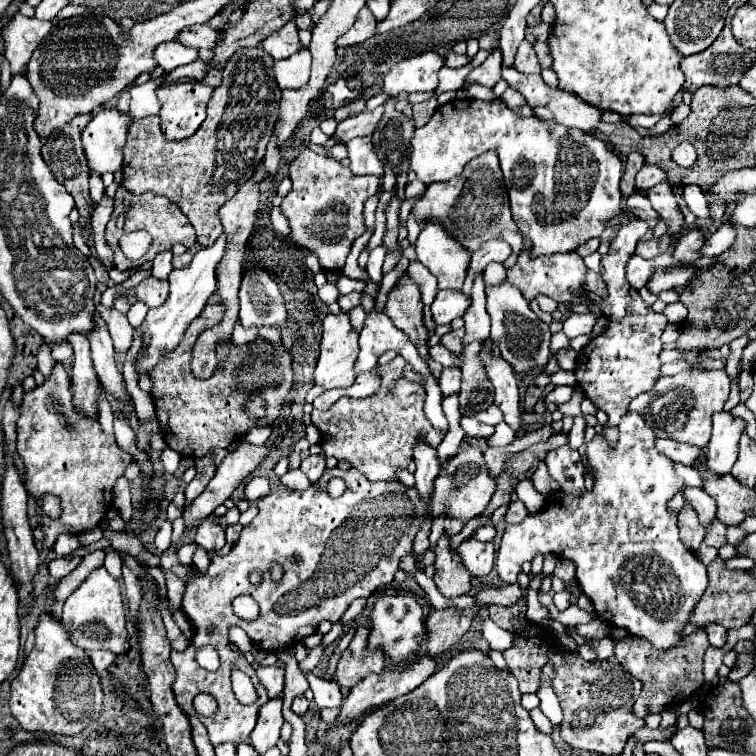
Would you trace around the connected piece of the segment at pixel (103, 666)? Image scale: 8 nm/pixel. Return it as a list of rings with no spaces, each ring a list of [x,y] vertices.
[[[105,650],[91,652],[91,662],[93,662],[93,666],[95,666],[95,670],[97,670],[99,676],[105,676],[105,672],[113,664],[113,660],[115,660],[115,654],[111,654],[109,650],[107,652]]]

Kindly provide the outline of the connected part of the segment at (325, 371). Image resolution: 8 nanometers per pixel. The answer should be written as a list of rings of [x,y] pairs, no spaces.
[[[327,314],[323,320],[323,340],[321,340],[321,356],[315,368],[315,384],[329,390],[329,388],[347,388],[355,382],[355,360],[359,354],[357,332],[349,322],[349,314]]]

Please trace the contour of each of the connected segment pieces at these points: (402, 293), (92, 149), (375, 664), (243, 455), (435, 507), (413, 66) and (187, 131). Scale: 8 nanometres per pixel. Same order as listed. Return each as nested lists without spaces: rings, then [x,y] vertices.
[[[403,274],[399,278],[399,284],[389,292],[383,310],[393,320],[393,324],[409,336],[409,340],[417,346],[419,356],[427,362],[429,330],[423,324],[423,302],[417,286],[413,286],[413,280],[407,274]]]
[[[103,108],[93,116],[83,134],[83,148],[91,170],[103,174],[121,168],[123,146],[131,122],[133,116],[123,114],[117,108]]]
[[[359,626],[349,648],[341,654],[335,680],[343,688],[353,688],[361,682],[363,672],[381,672],[385,668],[385,656],[381,650],[369,650],[369,626]]]
[[[241,442],[235,452],[227,454],[223,464],[217,468],[213,480],[205,488],[205,494],[201,494],[197,502],[193,502],[193,506],[183,512],[185,526],[191,530],[197,522],[211,516],[213,510],[223,504],[241,482],[249,480],[249,476],[263,464],[267,454],[269,448],[265,444],[253,446],[247,442]]]
[[[465,448],[463,452],[457,454],[457,458],[451,458],[445,464],[445,470],[441,470],[437,482],[435,482],[435,494],[431,502],[431,516],[439,516],[443,508],[447,508],[449,518],[459,518],[463,522],[479,516],[487,504],[491,502],[491,496],[495,494],[497,488],[497,478],[491,476],[485,460],[483,460],[483,450],[479,448]]]
[[[423,52],[405,58],[385,74],[383,92],[397,96],[401,92],[433,92],[437,88],[437,74],[443,66],[443,58],[435,52]]]
[[[177,82],[169,86],[157,88],[157,96],[161,102],[161,130],[167,140],[183,140],[195,134],[195,130],[201,126],[201,122],[207,116],[207,102],[213,96],[213,88],[201,82]]]

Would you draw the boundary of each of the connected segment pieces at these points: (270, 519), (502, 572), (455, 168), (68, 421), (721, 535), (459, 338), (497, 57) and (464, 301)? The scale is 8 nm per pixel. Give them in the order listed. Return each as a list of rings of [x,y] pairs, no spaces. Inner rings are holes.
[[[339,467],[325,470],[321,482],[313,484],[311,488],[303,490],[303,492],[295,492],[289,488],[281,488],[281,490],[273,490],[271,494],[267,494],[265,498],[259,500],[259,514],[251,520],[251,524],[247,524],[239,536],[239,540],[233,544],[231,552],[227,556],[215,556],[209,564],[209,568],[205,572],[195,572],[195,578],[191,582],[187,582],[185,586],[185,594],[183,594],[183,606],[181,610],[187,614],[187,618],[191,620],[195,634],[191,638],[191,644],[185,652],[171,652],[171,664],[175,666],[177,678],[173,682],[173,694],[175,700],[179,704],[179,708],[185,714],[193,714],[199,716],[193,708],[193,698],[197,696],[197,692],[209,694],[217,700],[217,712],[213,716],[199,716],[199,720],[205,724],[205,728],[209,730],[209,738],[213,746],[225,744],[225,742],[247,742],[247,738],[251,736],[255,722],[257,722],[257,714],[259,708],[269,700],[265,686],[260,683],[258,677],[253,673],[248,673],[248,665],[245,665],[243,654],[237,654],[231,650],[231,642],[229,642],[229,628],[231,626],[241,626],[247,636],[251,638],[251,642],[255,646],[259,646],[265,652],[275,652],[281,648],[291,648],[297,642],[301,642],[303,638],[307,638],[311,632],[317,630],[321,620],[329,620],[329,622],[337,622],[345,610],[349,608],[349,604],[357,598],[367,598],[371,596],[379,586],[389,584],[395,576],[395,572],[399,570],[399,560],[403,556],[409,554],[409,546],[413,542],[413,534],[417,534],[417,526],[421,526],[421,502],[417,502],[417,490],[415,488],[407,488],[401,482],[369,482],[363,474],[357,474],[357,470],[345,470],[343,472]],[[331,478],[343,478],[347,488],[343,492],[343,496],[339,498],[331,498],[327,494],[327,482]],[[291,556],[299,556],[299,564],[291,562]],[[277,562],[283,568],[283,578],[279,582],[275,582],[271,578],[271,564]],[[253,568],[263,570],[263,584],[261,586],[253,586],[249,582],[249,572]],[[239,594],[249,594],[261,608],[261,614],[255,622],[241,622],[239,618],[235,618],[233,608],[231,608],[231,600],[237,598]],[[205,644],[213,644],[221,656],[221,666],[215,672],[203,670],[197,662],[195,662],[195,652],[205,646]],[[231,664],[237,664],[239,670],[243,670],[252,680],[255,690],[257,690],[257,700],[249,706],[243,706],[233,690],[231,690]]]
[[[627,412],[627,414],[621,418],[621,424],[619,424],[619,442],[617,442],[615,448],[609,448],[607,440],[605,440],[601,434],[595,434],[593,442],[589,442],[586,449],[589,464],[593,466],[593,470],[595,470],[595,488],[593,488],[593,492],[587,492],[587,494],[581,496],[581,498],[577,498],[577,496],[573,496],[573,494],[565,494],[565,492],[555,492],[555,502],[547,502],[547,506],[541,510],[541,514],[535,514],[533,518],[525,518],[521,524],[509,524],[507,530],[505,530],[505,534],[503,534],[503,538],[501,538],[499,552],[497,552],[497,562],[495,562],[495,564],[497,564],[499,576],[501,576],[507,584],[515,584],[515,582],[517,582],[517,574],[521,572],[521,564],[523,564],[523,562],[531,562],[537,554],[547,554],[547,552],[551,552],[551,554],[555,554],[555,556],[559,556],[559,558],[571,560],[571,562],[575,562],[575,566],[577,566],[577,582],[579,582],[583,594],[595,604],[595,612],[597,612],[597,616],[599,616],[601,620],[609,622],[609,624],[615,626],[615,628],[627,630],[631,636],[649,640],[655,650],[669,650],[669,648],[673,648],[673,646],[677,646],[677,644],[681,642],[681,632],[683,632],[683,628],[689,624],[695,606],[699,604],[701,596],[705,594],[705,590],[707,590],[707,586],[709,586],[709,576],[707,576],[707,570],[705,570],[705,566],[701,564],[701,560],[699,560],[693,552],[689,552],[689,550],[683,546],[683,542],[679,540],[677,512],[671,510],[671,508],[667,506],[667,502],[681,490],[683,480],[675,474],[675,464],[673,464],[667,456],[663,456],[661,452],[657,452],[655,440],[657,440],[657,434],[653,432],[653,428],[647,426],[647,422],[643,420],[643,416],[637,414],[637,412]]]
[[[451,100],[445,106],[439,106],[423,128],[415,130],[411,146],[411,170],[415,170],[417,178],[427,186],[459,176],[463,172],[463,166],[477,158],[477,154],[495,148],[507,184],[511,216],[521,236],[531,242],[531,256],[571,252],[587,240],[599,238],[605,230],[607,220],[625,218],[625,196],[619,192],[623,164],[611,150],[607,150],[601,138],[561,124],[543,122],[535,116],[523,118],[503,102],[487,104],[481,100]]]
[[[55,362],[51,376],[45,378],[41,386],[23,394],[21,418],[17,420],[17,454],[25,464],[25,488],[35,498],[35,510],[39,518],[39,528],[43,530],[43,548],[53,550],[59,534],[81,534],[99,526],[105,518],[107,510],[113,506],[113,486],[123,476],[127,464],[133,460],[129,452],[117,446],[115,436],[109,436],[101,430],[97,418],[81,414],[73,404],[71,394],[71,378],[61,362]],[[45,494],[53,494],[61,500],[61,516],[57,520],[49,518],[41,508],[41,498]]]
[[[719,520],[713,522],[713,526],[709,526],[705,534],[705,542],[713,548],[721,548],[723,544],[727,544],[727,526],[723,526]]]
[[[451,330],[449,334],[445,334],[443,338],[441,338],[441,344],[445,346],[445,348],[449,348],[451,352],[455,352],[455,354],[461,354],[463,352],[463,330]]]
[[[495,48],[481,66],[473,68],[473,70],[467,74],[467,78],[465,78],[465,82],[463,82],[461,88],[467,90],[471,84],[481,84],[481,86],[493,88],[499,80],[501,80],[501,54],[499,54],[499,50]]]
[[[439,290],[433,306],[431,306],[431,314],[435,324],[451,324],[455,318],[463,316],[467,312],[467,308],[471,306],[471,298],[465,296],[459,290]]]

